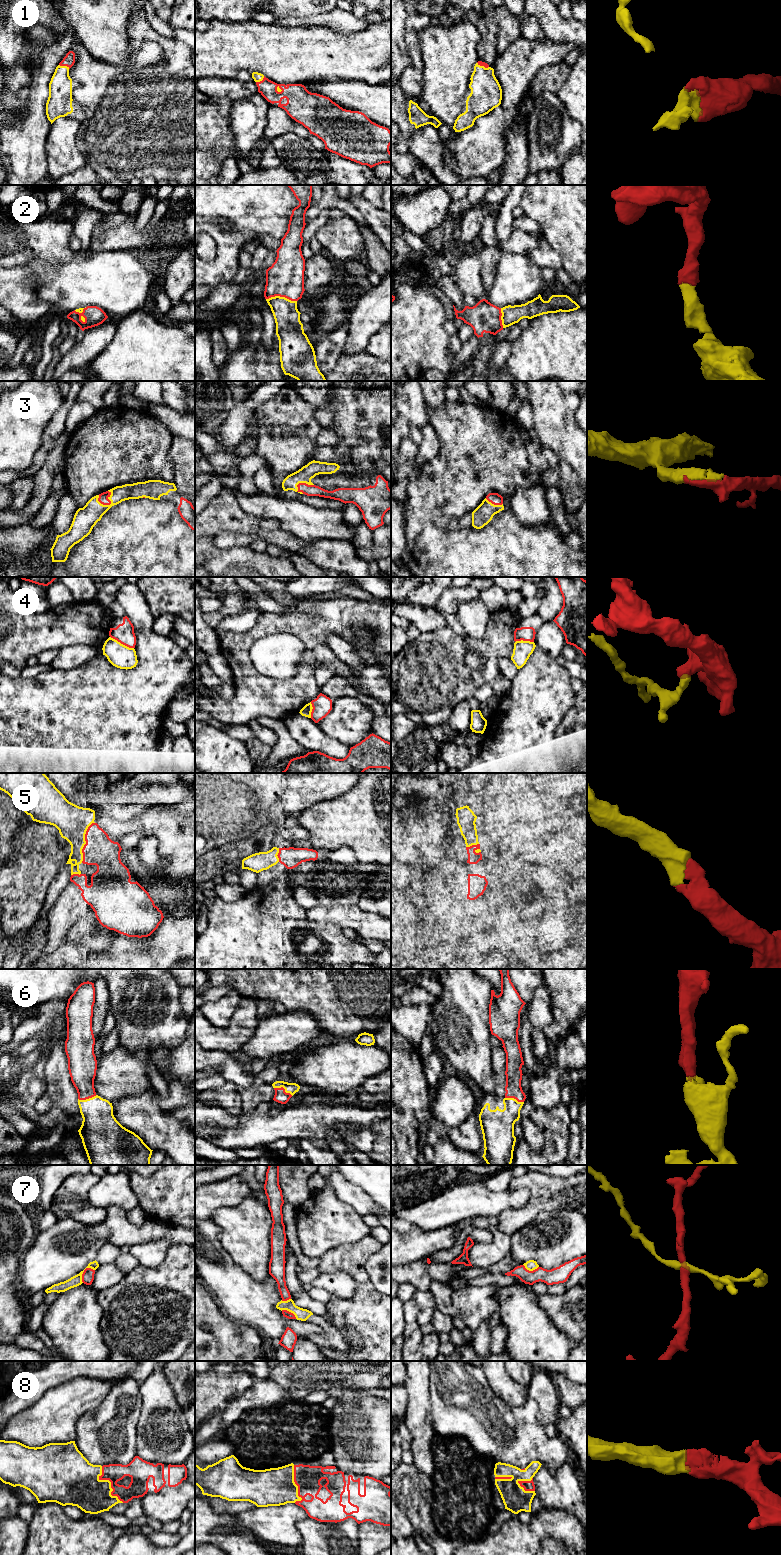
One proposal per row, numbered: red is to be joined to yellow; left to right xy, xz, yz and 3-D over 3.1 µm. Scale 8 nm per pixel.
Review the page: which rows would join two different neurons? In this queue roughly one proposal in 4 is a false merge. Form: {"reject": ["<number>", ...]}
{"reject": ["4", "7"]}

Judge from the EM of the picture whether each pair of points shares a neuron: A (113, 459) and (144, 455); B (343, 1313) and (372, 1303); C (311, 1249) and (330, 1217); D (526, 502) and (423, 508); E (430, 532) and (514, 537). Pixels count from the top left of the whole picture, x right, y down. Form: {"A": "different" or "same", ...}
{"A": "same", "B": "same", "C": "same", "D": "different", "E": "same"}

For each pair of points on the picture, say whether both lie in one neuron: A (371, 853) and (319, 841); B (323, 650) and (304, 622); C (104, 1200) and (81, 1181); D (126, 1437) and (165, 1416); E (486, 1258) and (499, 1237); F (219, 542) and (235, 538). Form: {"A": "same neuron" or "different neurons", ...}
{"A": "same neuron", "B": "different neurons", "C": "different neurons", "D": "different neurons", "E": "same neuron", "F": "same neuron"}

